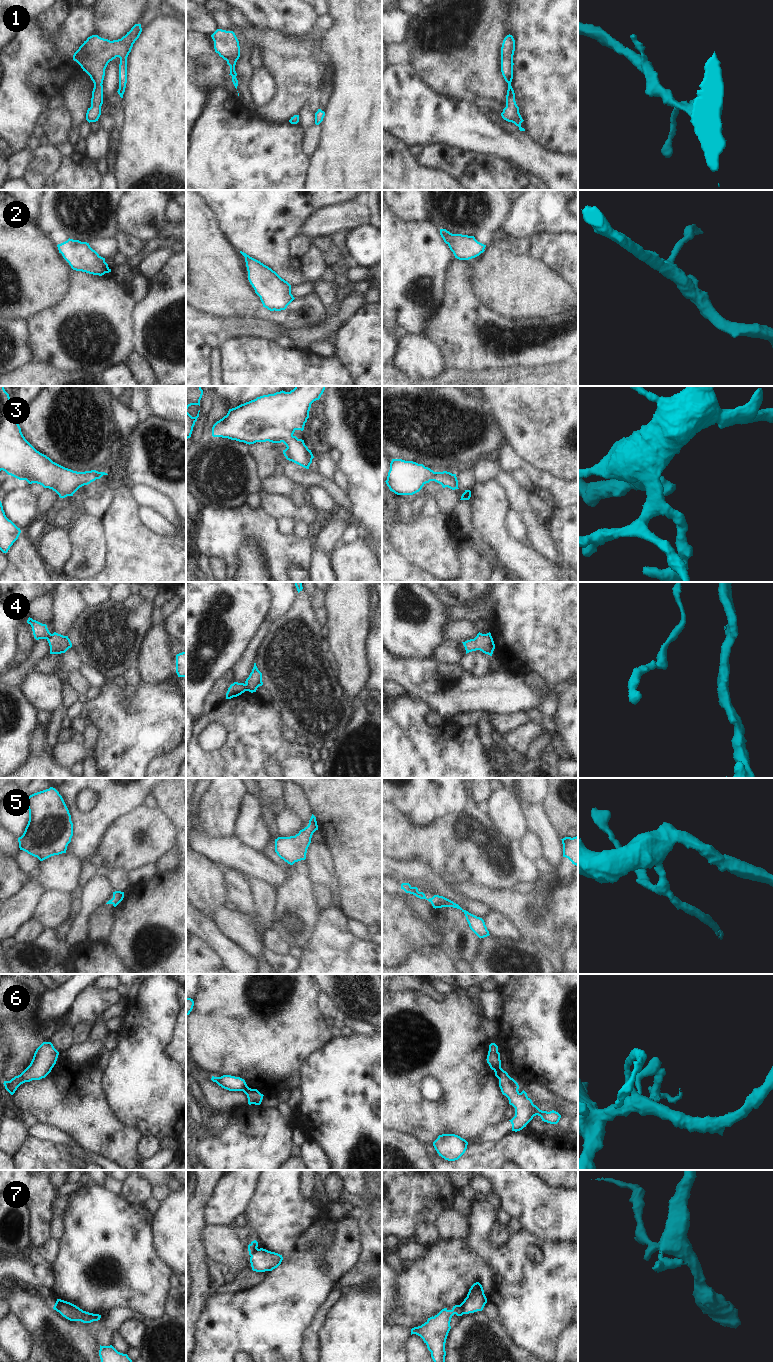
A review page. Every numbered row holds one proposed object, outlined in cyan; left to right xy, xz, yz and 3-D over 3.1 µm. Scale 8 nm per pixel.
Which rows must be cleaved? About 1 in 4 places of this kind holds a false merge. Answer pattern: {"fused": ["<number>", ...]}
{"fused": ["4", "6", "7"]}

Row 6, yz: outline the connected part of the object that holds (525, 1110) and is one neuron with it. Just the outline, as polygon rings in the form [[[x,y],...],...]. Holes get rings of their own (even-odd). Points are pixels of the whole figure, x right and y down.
[[[501,1066],[496,1068],[494,1072],[499,1079],[499,1087],[502,1094],[508,1098],[509,1104],[515,1108],[515,1116],[509,1120],[512,1124],[512,1131],[522,1130],[536,1115],[540,1116],[542,1121],[550,1124],[559,1122],[561,1115],[558,1112],[540,1110],[533,1104],[524,1090],[521,1093],[518,1091],[518,1083]]]

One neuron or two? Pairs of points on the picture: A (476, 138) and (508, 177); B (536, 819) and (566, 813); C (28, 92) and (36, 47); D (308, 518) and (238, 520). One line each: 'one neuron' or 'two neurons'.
A: two neurons
B: two neurons
C: one neuron
D: two neurons

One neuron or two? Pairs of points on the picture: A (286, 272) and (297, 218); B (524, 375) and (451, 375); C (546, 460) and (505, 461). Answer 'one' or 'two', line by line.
A: one
B: one
C: two

